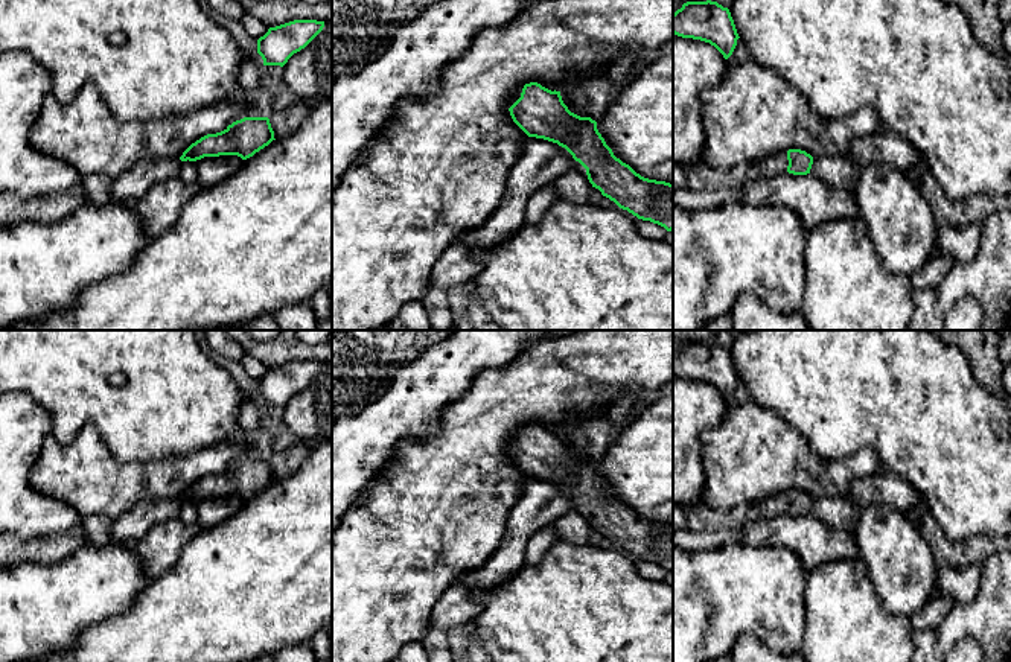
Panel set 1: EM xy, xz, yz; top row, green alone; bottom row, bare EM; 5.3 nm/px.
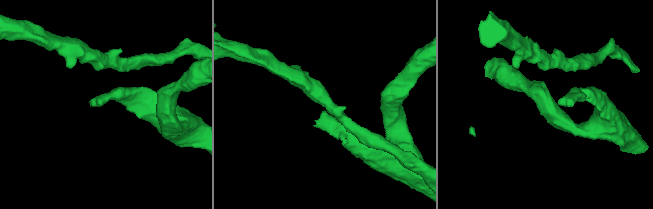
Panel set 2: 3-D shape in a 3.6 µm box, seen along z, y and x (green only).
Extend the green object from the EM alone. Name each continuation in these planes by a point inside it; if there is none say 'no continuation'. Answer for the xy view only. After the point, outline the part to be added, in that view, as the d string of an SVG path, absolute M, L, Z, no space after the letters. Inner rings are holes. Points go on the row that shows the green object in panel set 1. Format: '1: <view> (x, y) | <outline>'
no continuation

